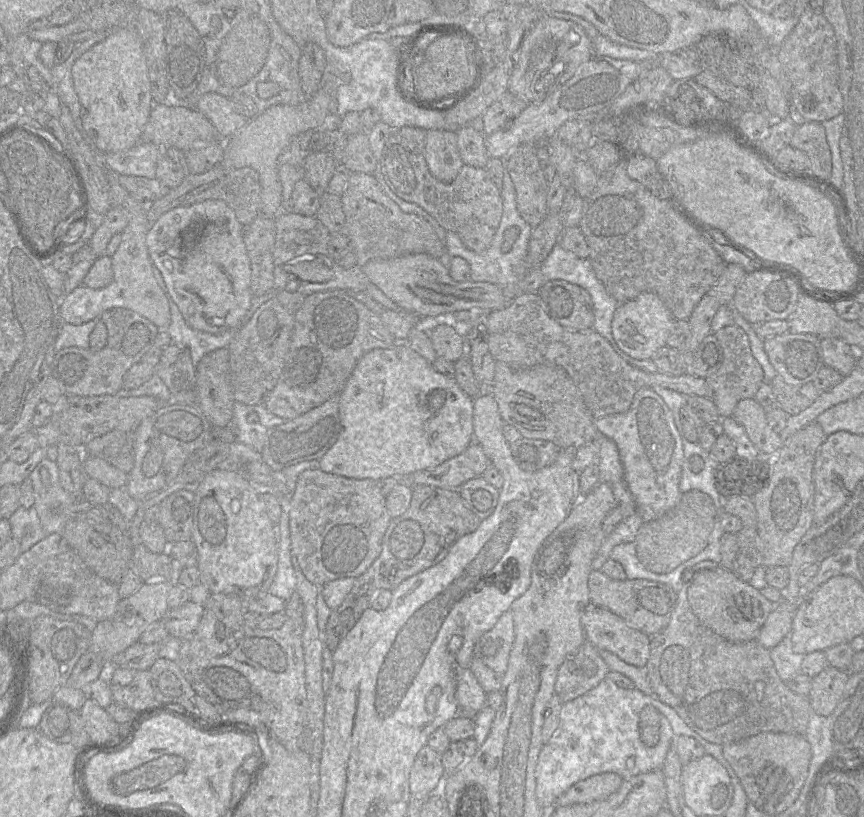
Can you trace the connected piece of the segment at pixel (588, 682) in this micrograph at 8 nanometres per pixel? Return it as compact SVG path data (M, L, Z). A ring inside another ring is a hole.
M586 641L561 664L555 683L555 694L563 703L574 700L597 687L609 668L600 650Z

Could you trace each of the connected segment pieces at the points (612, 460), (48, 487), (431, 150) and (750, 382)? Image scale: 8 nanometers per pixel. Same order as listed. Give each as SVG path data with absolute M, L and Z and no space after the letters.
M598 434L595 440L600 445L598 463L600 483L607 483L612 488L616 507L633 503L633 496L625 482L624 469L616 444L602 434Z
M47 457L36 466L28 478L32 482L35 503L28 509L19 507L9 518L12 537L20 542L22 553L30 550L50 534L62 534L69 519L57 514L56 508L60 505L73 504L82 499L82 497L73 496L62 487L57 462L51 461Z
M428 130L425 158L435 178L445 183L455 180L464 165L458 148L456 130Z
M736 324L722 327L715 336L723 349L723 361L718 370L705 379L712 389L712 400L720 417L726 418L732 416L740 400L755 397L765 378L761 365L752 354L749 337L741 327Z

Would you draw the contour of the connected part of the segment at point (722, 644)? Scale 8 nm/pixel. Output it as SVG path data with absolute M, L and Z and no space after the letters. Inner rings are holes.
M704 560L701 561L683 571L683 586L678 592L676 598L676 605L673 610L671 619L668 625L656 635L650 638L650 655L644 670L649 679L652 690L654 691L654 697L656 697L662 703L665 703L672 707L681 719L696 733L698 733L705 740L719 744L728 745L735 743L751 736L757 735L762 732L774 732L774 733L792 733L805 735L805 731L808 726L808 722L812 713L812 706L808 696L802 696L793 692L786 683L779 677L774 663L770 657L770 651L759 644L757 640L748 641L744 643L734 643L727 641L721 636L714 633L711 629L706 627L694 614L688 601L688 588L693 578L703 570L711 570L717 567L713 561Z

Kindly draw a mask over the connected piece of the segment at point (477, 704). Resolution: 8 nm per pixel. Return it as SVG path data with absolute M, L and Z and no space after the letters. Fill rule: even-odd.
M455 669L455 679L455 698L459 708L478 713L487 704L487 696L471 669Z

